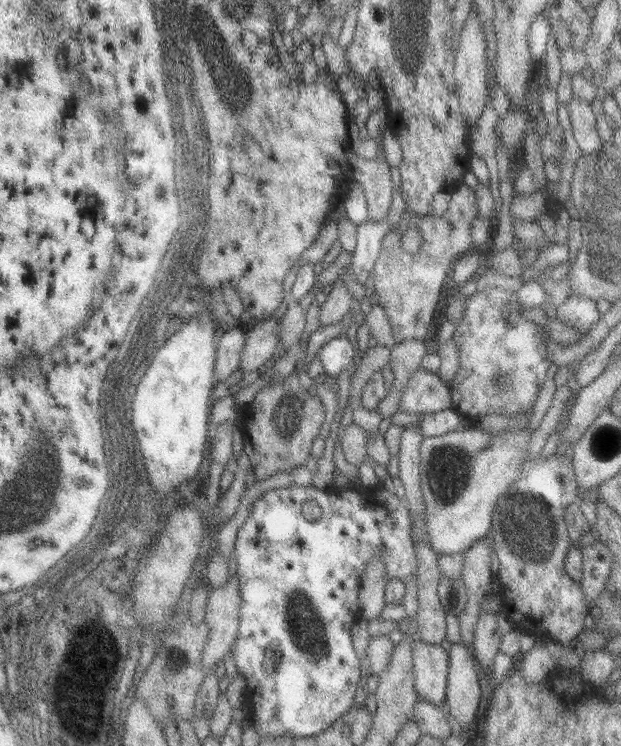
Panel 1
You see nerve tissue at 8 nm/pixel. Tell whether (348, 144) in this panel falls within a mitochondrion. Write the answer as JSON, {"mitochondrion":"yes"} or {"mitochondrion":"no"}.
{"mitochondrion":"no"}

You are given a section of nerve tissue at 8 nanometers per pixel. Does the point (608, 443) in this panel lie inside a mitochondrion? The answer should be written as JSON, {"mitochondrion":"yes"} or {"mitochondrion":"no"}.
{"mitochondrion":"yes"}

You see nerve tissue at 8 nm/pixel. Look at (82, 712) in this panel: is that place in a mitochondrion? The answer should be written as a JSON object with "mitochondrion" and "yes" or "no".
{"mitochondrion":"no"}

